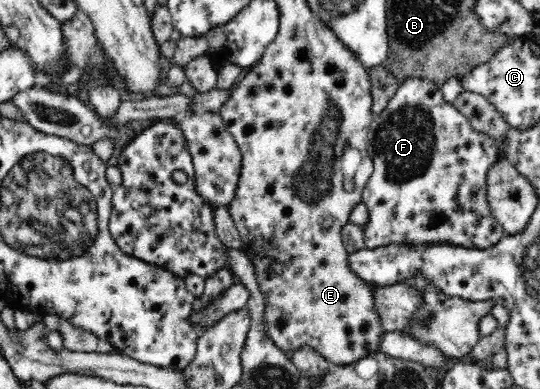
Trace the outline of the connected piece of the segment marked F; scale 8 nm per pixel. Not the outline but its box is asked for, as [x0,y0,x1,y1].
[361,78,505,250]

